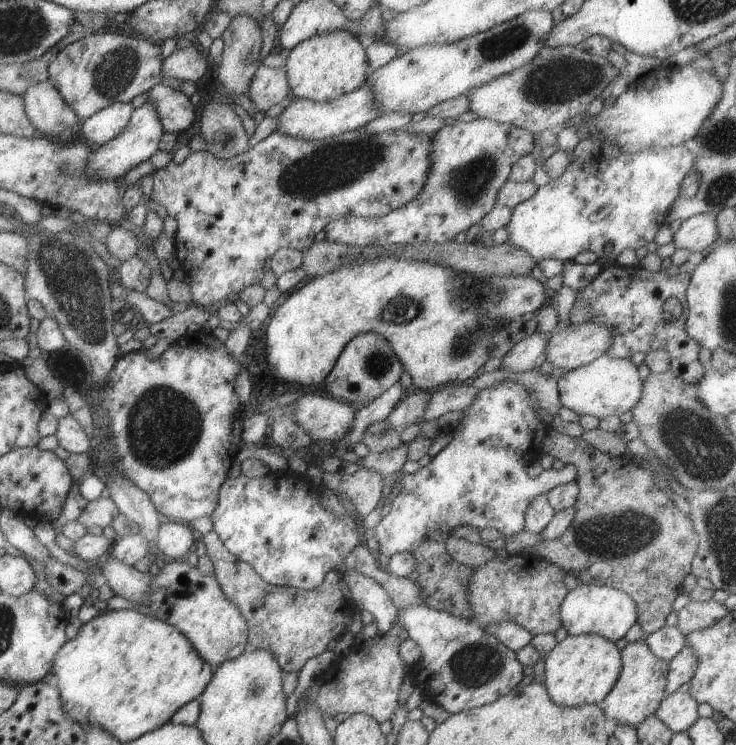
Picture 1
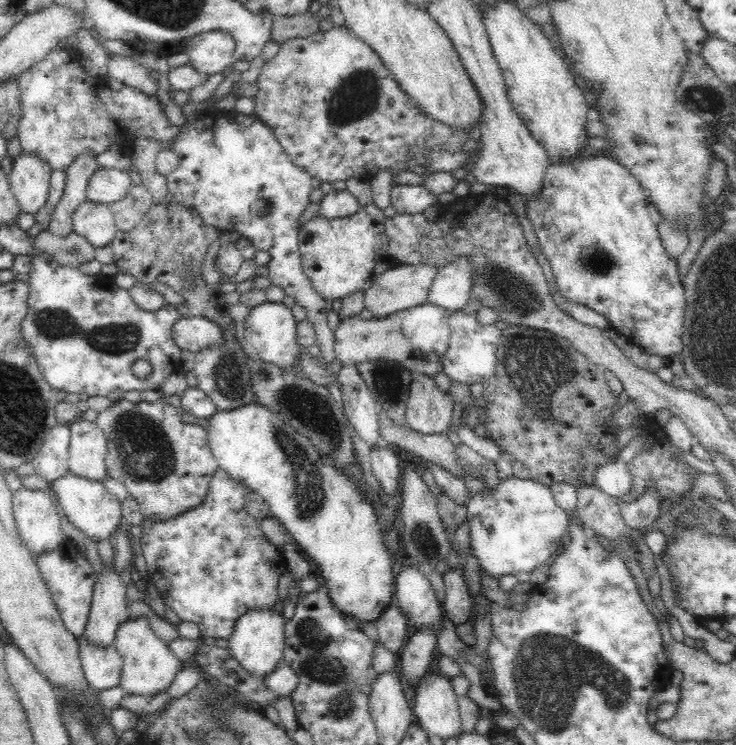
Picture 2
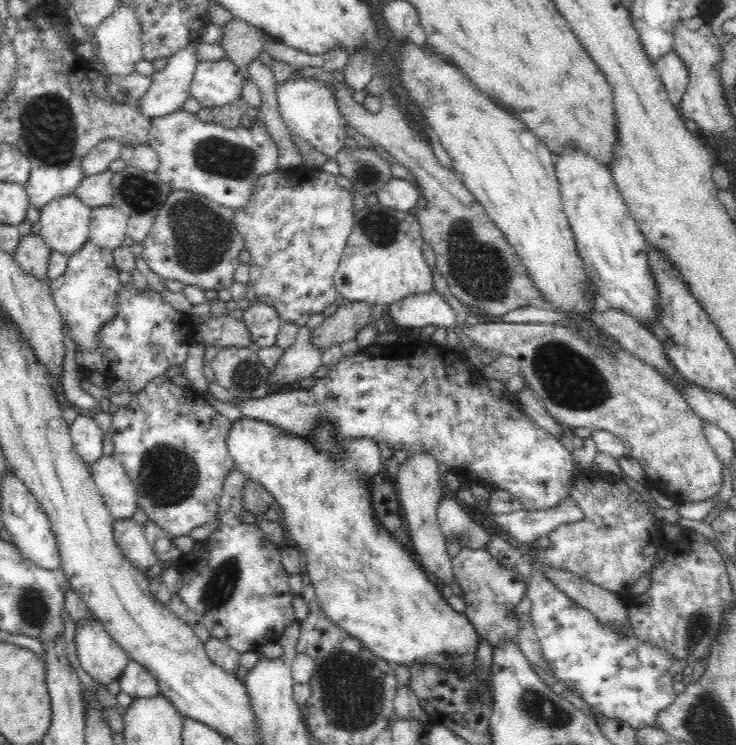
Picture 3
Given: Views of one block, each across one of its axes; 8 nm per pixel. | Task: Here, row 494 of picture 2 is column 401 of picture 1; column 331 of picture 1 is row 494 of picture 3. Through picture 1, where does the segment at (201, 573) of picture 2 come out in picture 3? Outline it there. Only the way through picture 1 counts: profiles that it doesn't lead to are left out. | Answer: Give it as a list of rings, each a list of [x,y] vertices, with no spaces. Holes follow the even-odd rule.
[[[238,469],[228,472],[218,504],[218,529],[209,538],[196,541],[191,551],[183,553],[177,564],[184,582],[177,593],[181,601],[197,614],[198,623],[207,628],[212,638],[221,640],[239,653],[257,651],[270,641],[279,641],[284,629],[295,621],[294,593],[288,586],[289,574],[282,565],[281,549],[266,538],[256,523],[244,523],[238,519],[239,513],[244,511],[244,483],[244,475]]]

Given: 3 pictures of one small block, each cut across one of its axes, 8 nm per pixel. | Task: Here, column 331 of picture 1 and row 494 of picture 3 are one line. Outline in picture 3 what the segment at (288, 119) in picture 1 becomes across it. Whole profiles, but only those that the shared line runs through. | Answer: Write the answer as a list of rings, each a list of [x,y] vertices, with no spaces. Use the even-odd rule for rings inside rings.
[[[102,455],[92,464],[92,478],[106,507],[115,520],[130,520],[138,510],[134,483],[123,466],[110,455]]]

